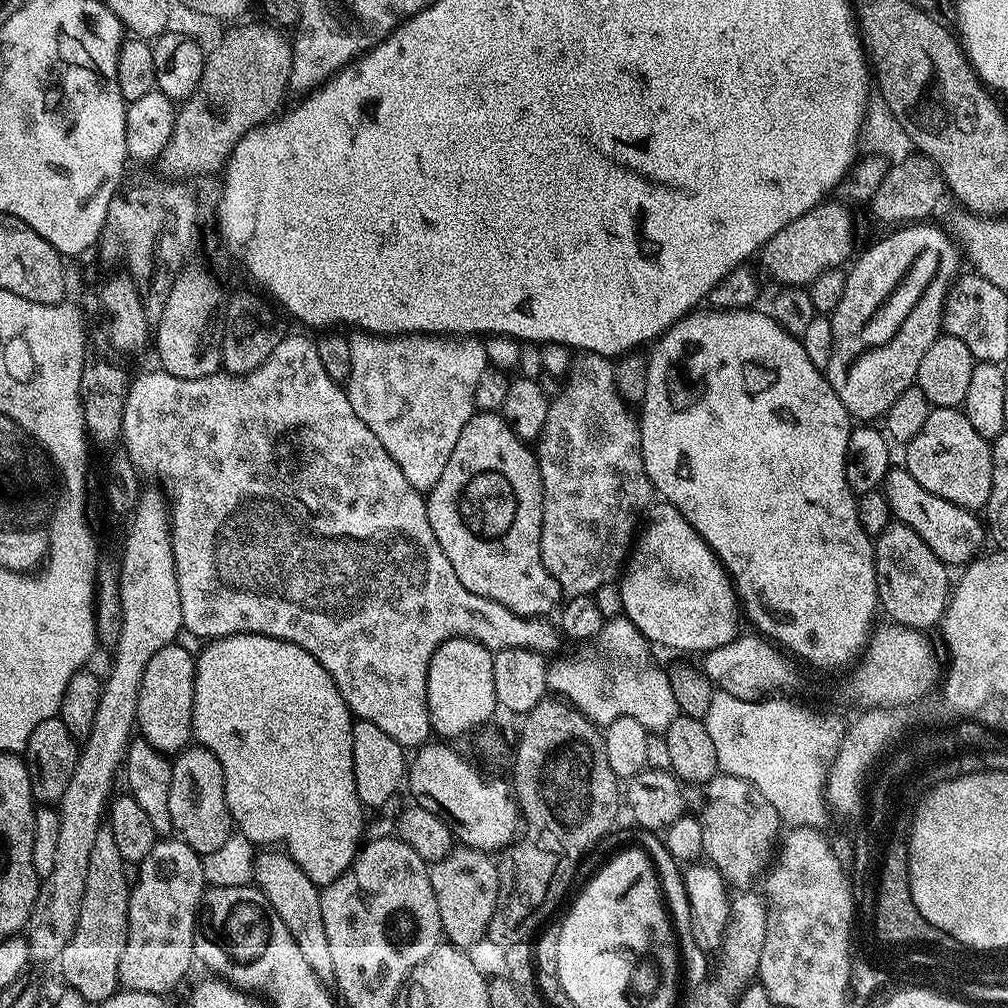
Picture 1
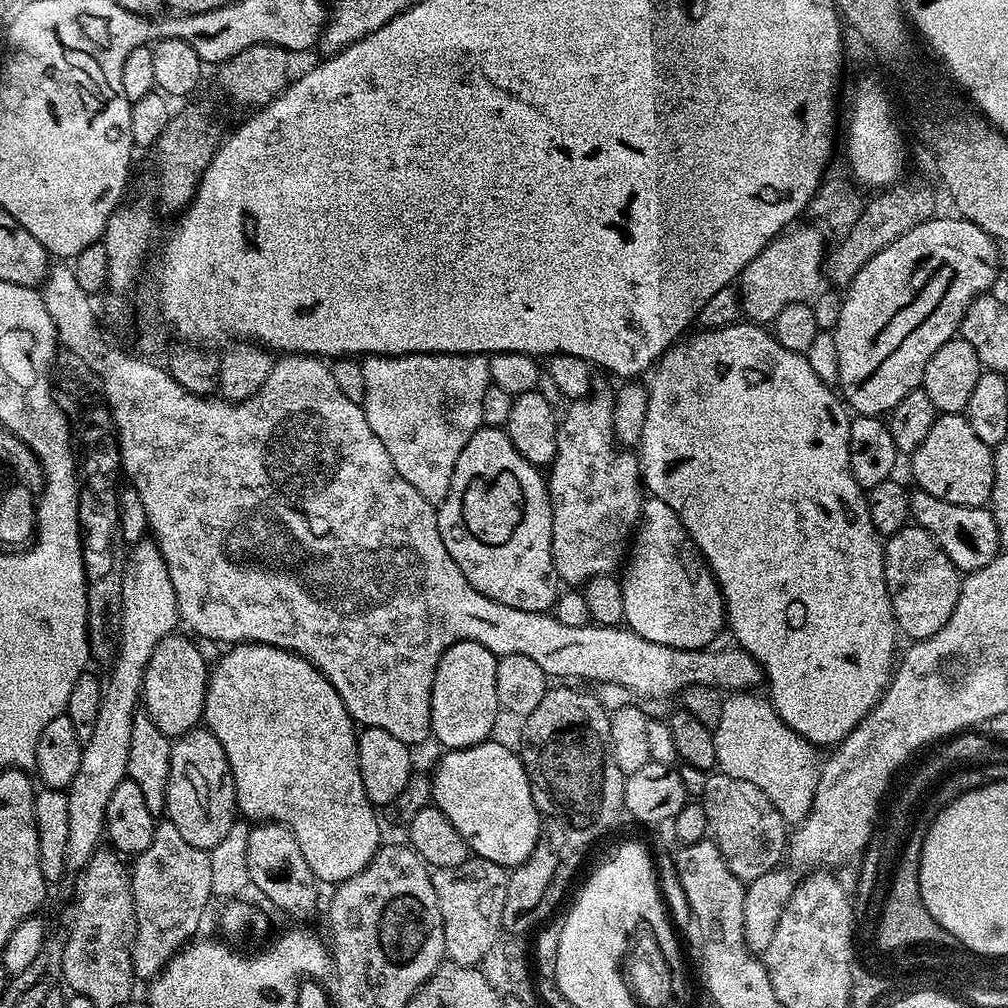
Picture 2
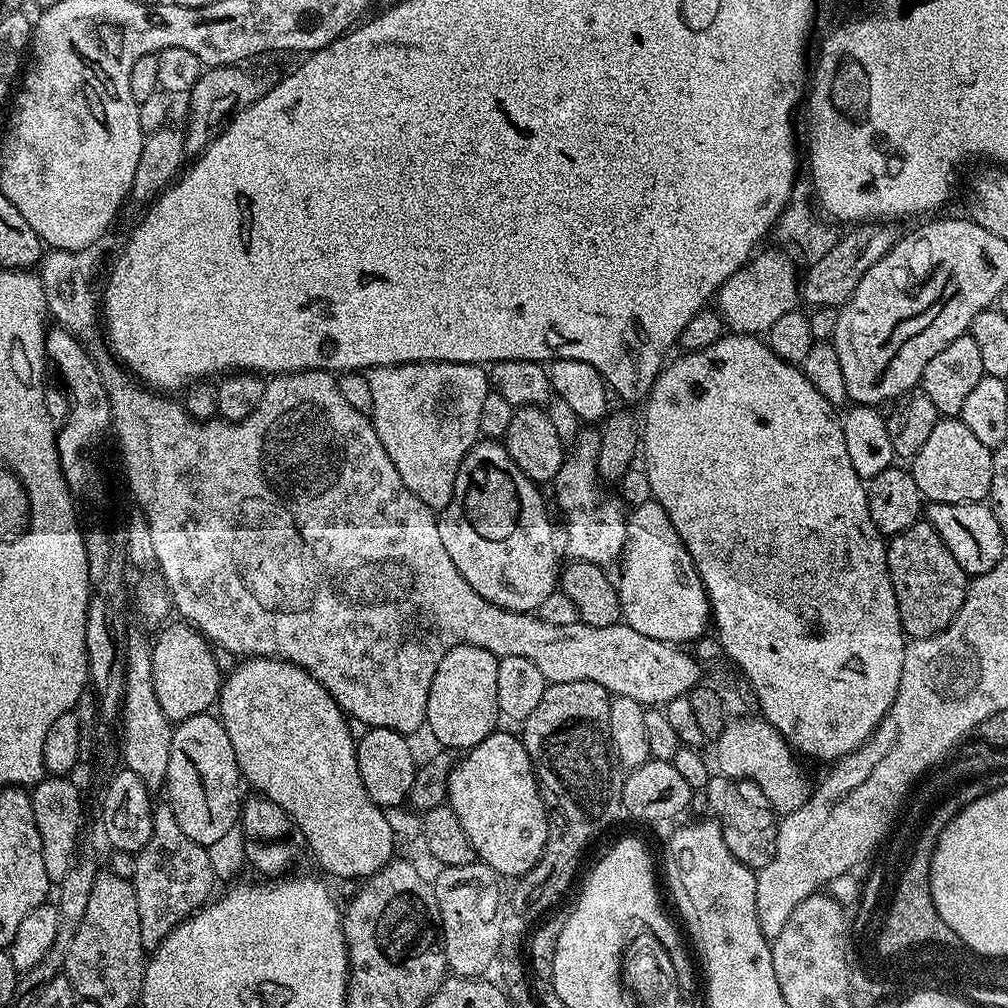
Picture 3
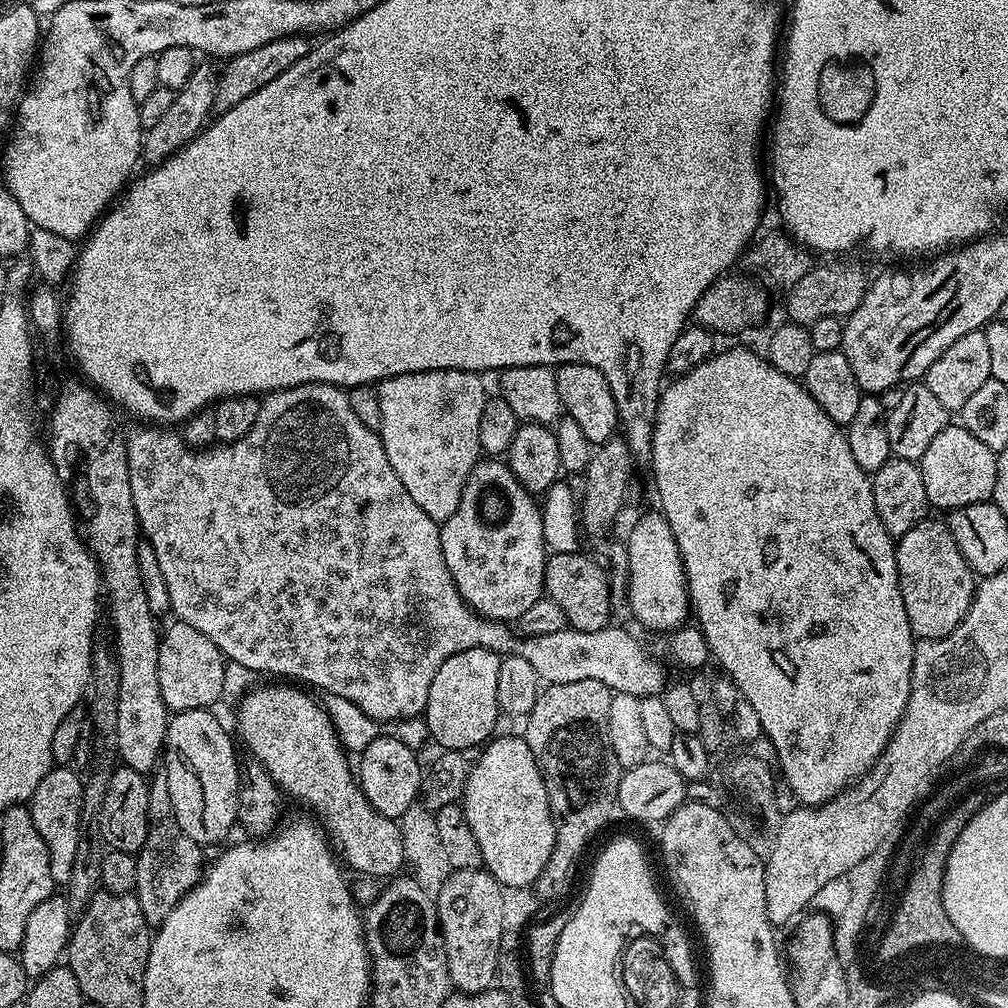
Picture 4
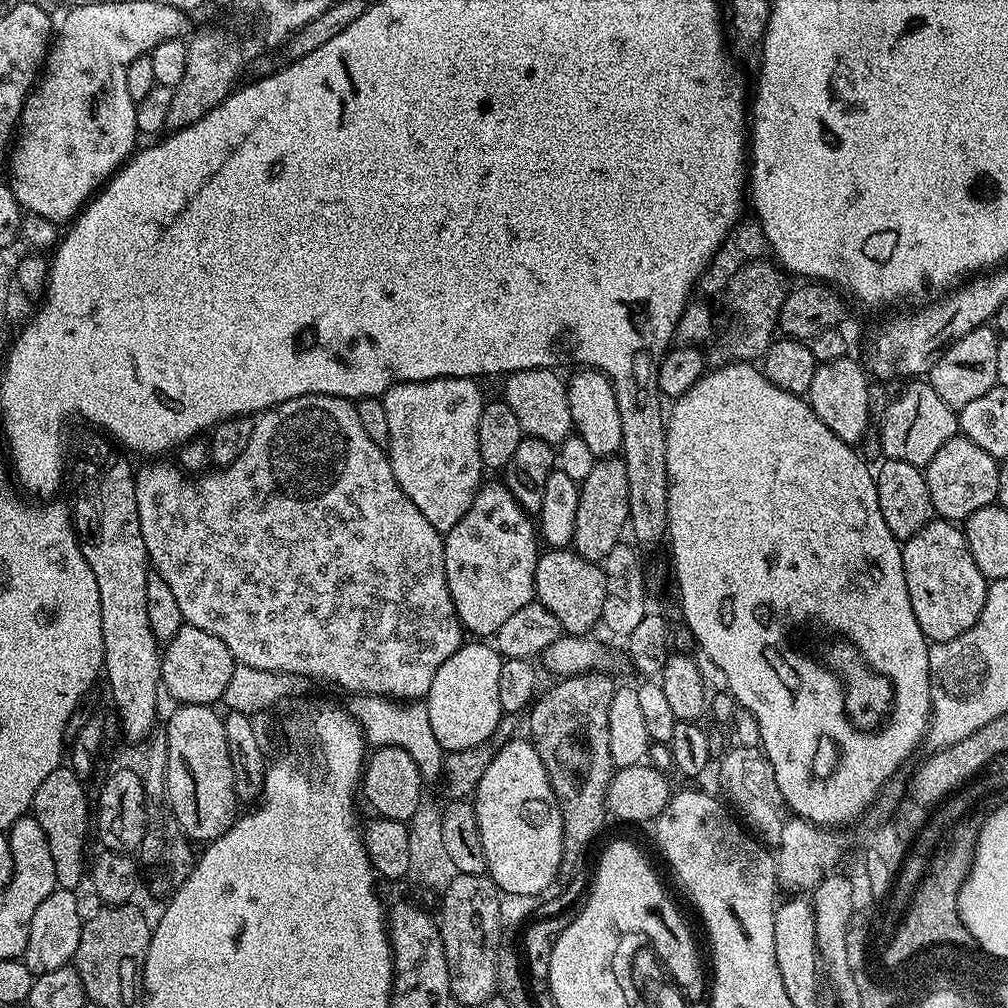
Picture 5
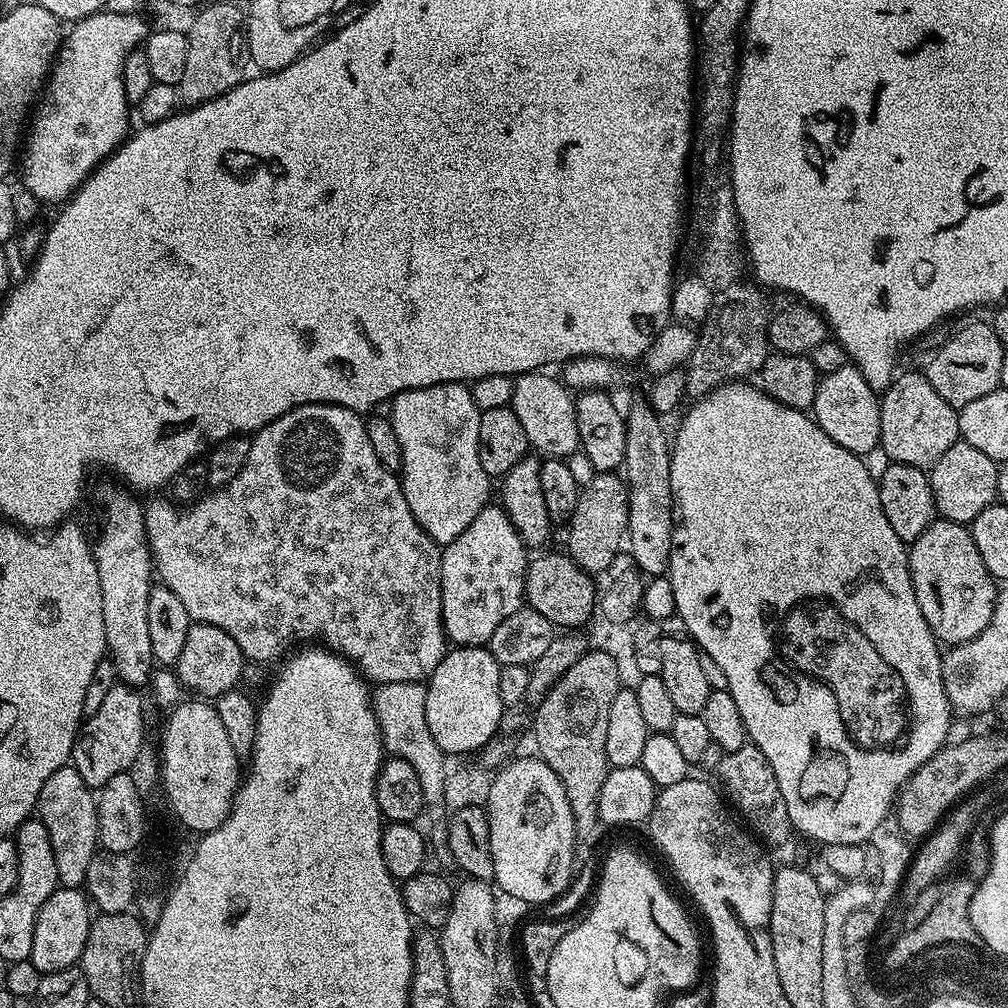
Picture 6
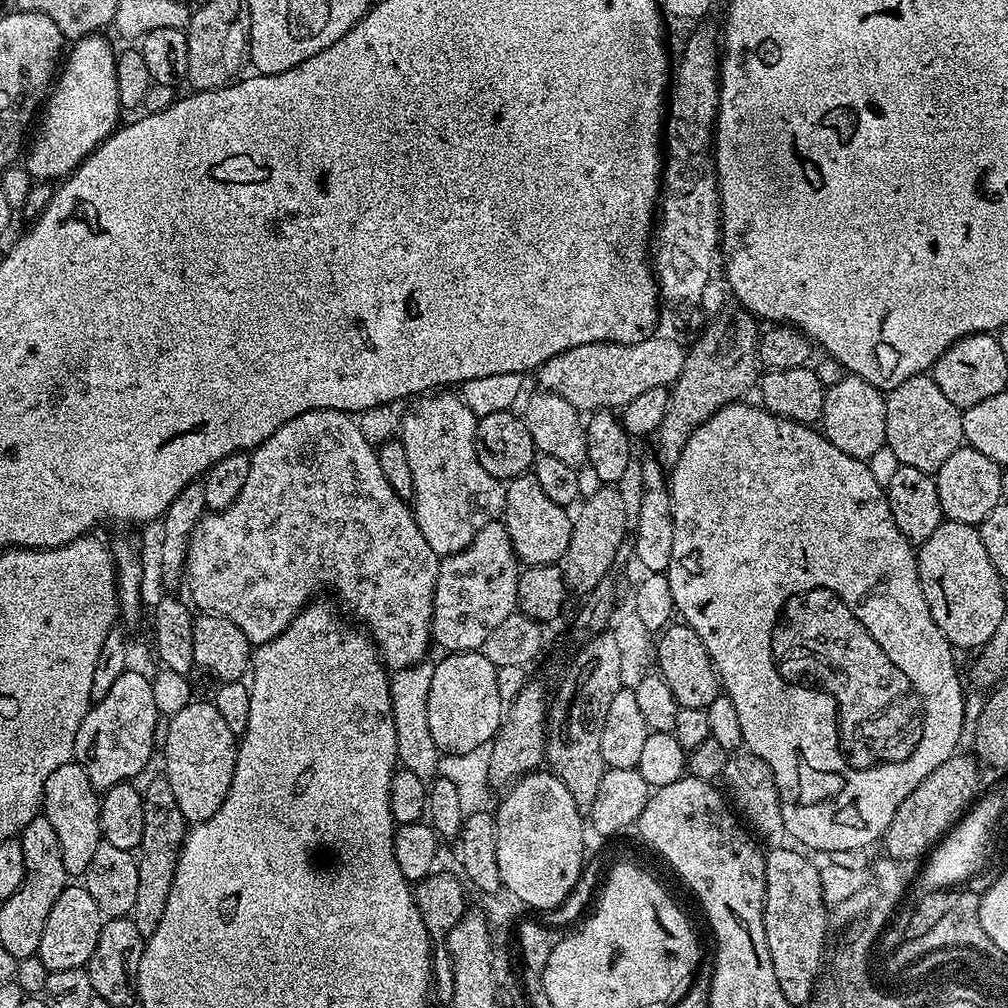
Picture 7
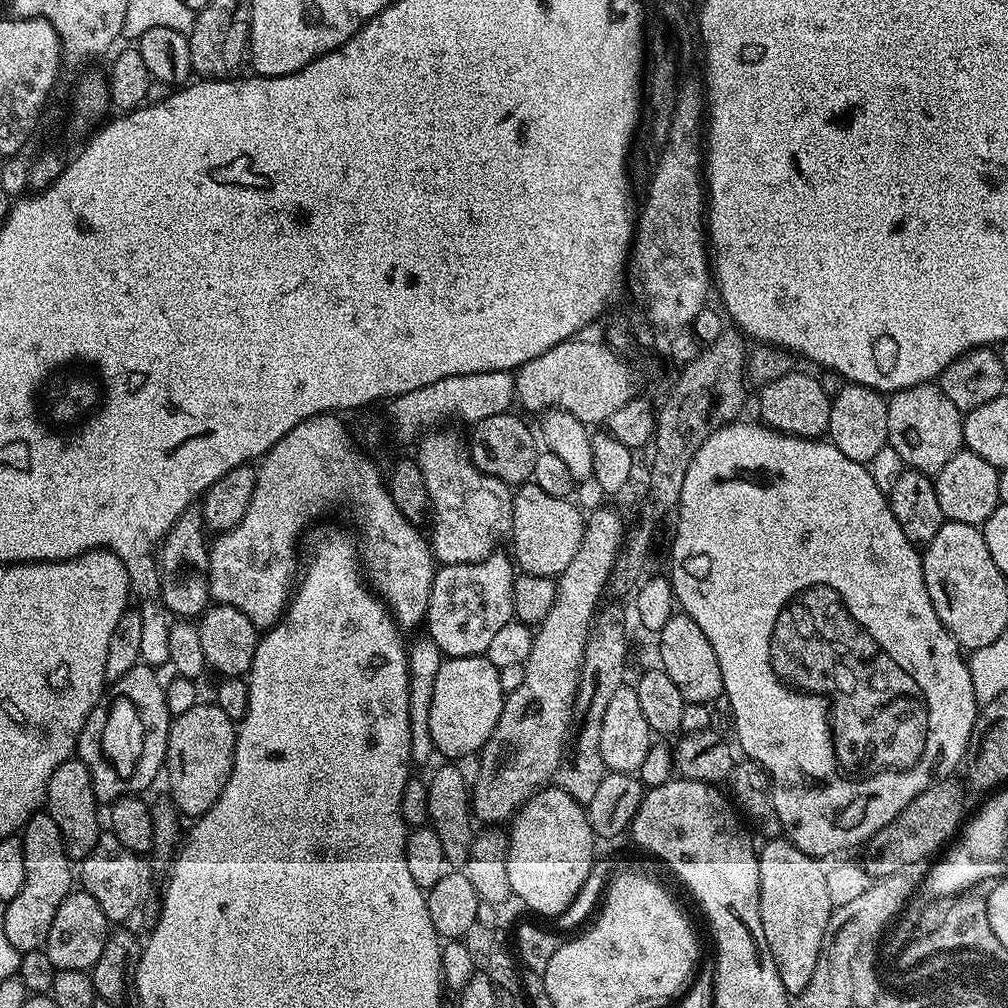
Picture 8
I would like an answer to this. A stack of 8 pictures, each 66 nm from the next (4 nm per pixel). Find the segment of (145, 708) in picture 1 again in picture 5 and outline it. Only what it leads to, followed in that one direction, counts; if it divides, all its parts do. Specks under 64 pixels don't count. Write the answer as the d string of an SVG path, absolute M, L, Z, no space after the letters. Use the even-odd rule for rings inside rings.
M184 623L174 634L170 643L163 645L160 657L160 683L163 691L176 699L177 705L207 704L215 705L222 701L224 691L231 684L237 662L226 650L226 642L198 630L198 626Z

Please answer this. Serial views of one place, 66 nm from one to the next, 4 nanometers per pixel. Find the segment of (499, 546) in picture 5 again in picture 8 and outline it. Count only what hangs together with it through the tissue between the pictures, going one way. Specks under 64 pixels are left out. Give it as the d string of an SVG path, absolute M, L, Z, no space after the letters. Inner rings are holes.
M497 550L473 564L437 567L430 586L426 635L445 657L483 656L494 634L514 618L514 582L518 575L511 555Z

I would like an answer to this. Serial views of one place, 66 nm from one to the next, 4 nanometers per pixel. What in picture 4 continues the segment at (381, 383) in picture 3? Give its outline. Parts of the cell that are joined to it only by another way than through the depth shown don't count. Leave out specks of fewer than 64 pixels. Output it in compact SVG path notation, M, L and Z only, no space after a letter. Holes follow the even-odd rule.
M426 370L414 374L398 374L394 378L381 380L376 388L382 420L378 435L386 450L386 458L390 458L390 466L394 466L394 474L398 474L398 482L430 514L430 518L443 522L458 510L458 502L462 498L462 486L466 486L466 478L470 470L474 470L476 461L482 453L478 442L478 421L482 418L482 406L486 399L484 384L479 375L466 370Z

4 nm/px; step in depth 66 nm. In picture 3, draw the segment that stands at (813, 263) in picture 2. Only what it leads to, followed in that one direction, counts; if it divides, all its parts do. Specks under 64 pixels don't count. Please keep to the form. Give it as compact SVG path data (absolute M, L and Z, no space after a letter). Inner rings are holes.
M761 251L753 255L752 259L739 268L733 276L726 278L726 282L716 293L715 307L724 319L725 325L733 333L759 337L768 333L770 326L774 326L774 322L778 322L782 314L791 312L797 307L802 296L798 287L798 272L796 276L797 261L787 251L776 251L780 252Z

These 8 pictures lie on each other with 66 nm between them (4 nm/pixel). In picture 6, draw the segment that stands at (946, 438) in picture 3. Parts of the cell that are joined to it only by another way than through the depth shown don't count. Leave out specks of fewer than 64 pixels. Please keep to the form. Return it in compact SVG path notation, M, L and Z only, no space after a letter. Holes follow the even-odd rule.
M957 442L938 458L938 462L930 469L932 493L936 503L937 513L943 519L953 520L965 526L971 525L973 520L986 510L997 499L996 487L998 486L997 461L986 458L974 446Z

